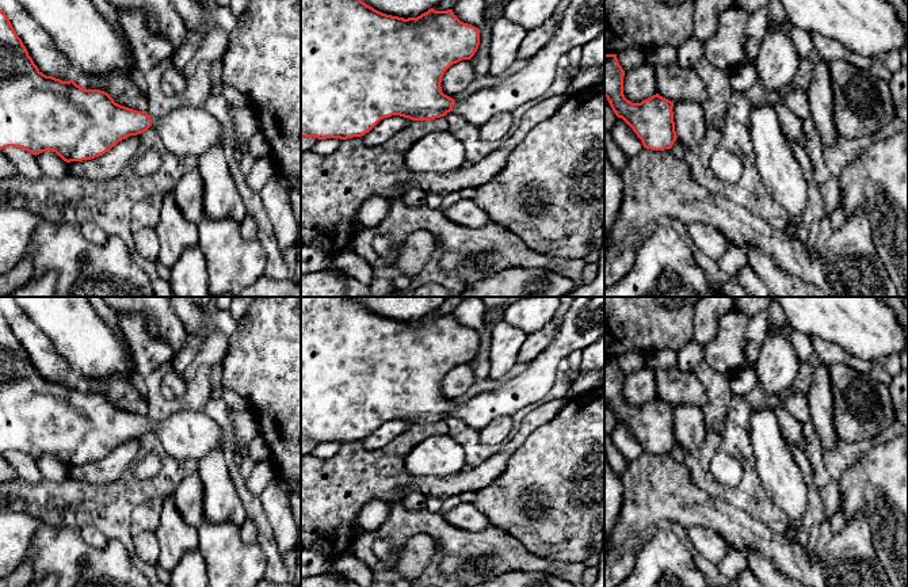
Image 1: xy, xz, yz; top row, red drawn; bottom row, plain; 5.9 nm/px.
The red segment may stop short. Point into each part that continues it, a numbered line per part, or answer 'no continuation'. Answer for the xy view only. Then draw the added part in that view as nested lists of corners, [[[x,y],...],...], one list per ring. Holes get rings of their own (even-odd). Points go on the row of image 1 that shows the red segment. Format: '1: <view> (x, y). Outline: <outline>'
1: xy (184, 130). Outline: [[[176,107],[159,119],[152,119],[163,146],[176,156],[201,156],[224,141],[220,122],[202,107]]]

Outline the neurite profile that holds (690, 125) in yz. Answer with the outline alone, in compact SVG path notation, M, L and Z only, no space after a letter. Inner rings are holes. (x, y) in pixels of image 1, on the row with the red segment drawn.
M691 100L674 102L674 122L678 140L684 150L698 146L705 140L706 119L702 104Z

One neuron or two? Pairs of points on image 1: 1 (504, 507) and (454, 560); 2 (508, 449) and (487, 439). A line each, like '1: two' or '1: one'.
1: two
2: two

